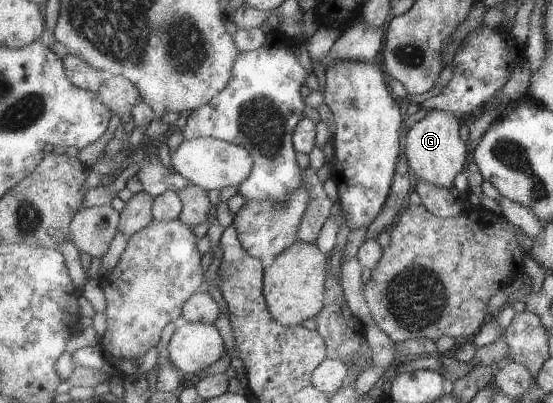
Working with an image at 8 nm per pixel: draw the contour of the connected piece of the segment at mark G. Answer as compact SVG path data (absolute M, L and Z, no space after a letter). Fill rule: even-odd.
M433 109L409 129L404 153L416 182L423 180L439 188L453 188L457 174L463 171L472 159L472 155L467 152L464 129L458 119L459 116L451 110Z

